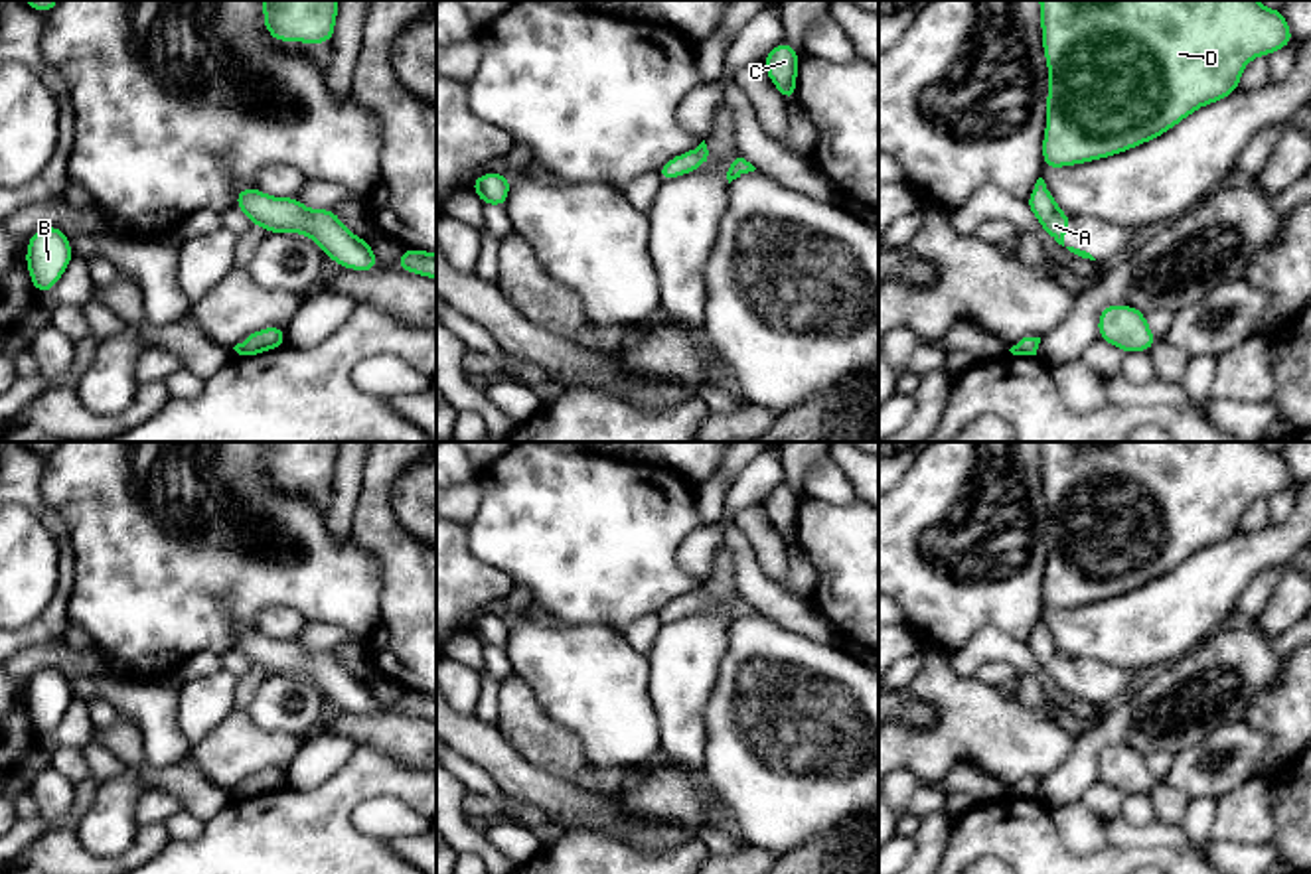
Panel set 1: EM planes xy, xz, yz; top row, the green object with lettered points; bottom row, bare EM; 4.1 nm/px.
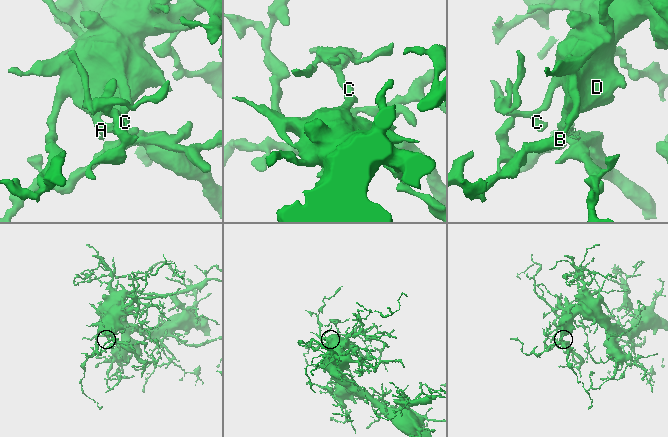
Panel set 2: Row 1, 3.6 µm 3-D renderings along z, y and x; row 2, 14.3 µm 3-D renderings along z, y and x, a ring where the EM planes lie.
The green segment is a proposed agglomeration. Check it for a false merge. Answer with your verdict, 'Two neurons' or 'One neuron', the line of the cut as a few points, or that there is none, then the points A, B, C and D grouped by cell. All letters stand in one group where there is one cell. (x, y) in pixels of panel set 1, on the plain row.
One neuron. No split. Groups: A B C D

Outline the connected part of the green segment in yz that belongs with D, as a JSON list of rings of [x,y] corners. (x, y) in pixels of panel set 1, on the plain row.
[[[1039,442],[1039,448],[1050,521],[1042,610],[1102,602],[1165,576],[1200,548],[1236,535],[1254,499],[1272,497],[1295,481],[1283,452],[1256,442]]]

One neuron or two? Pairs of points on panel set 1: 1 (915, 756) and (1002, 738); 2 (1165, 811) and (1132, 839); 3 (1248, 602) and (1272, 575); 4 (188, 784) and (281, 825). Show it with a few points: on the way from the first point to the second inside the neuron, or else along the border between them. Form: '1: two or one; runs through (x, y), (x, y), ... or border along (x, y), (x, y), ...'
1: one; runs through (936, 750), (952, 738), (980, 738)
2: two; border along (1159, 819), (1179, 825)
3: one; runs through (1254, 596), (1266, 581)
4: two; border along (231, 801), (206, 821)

